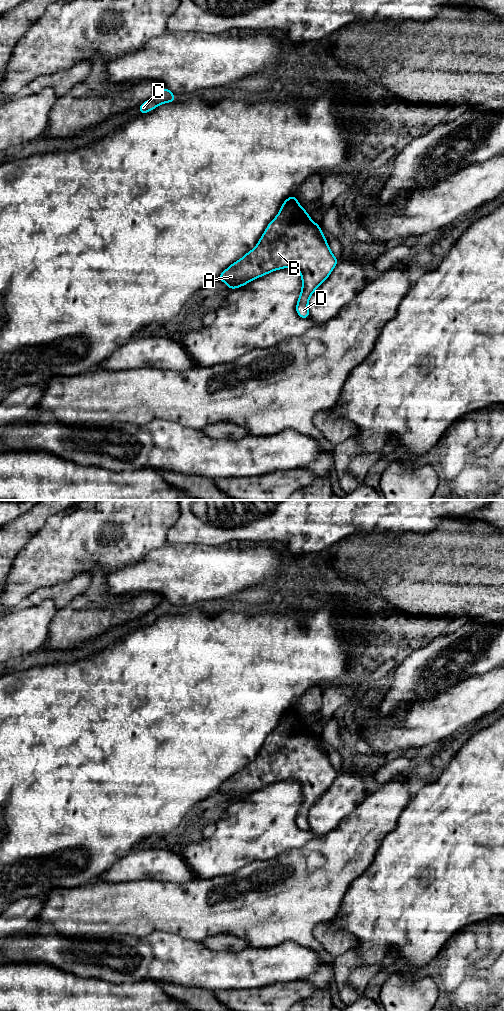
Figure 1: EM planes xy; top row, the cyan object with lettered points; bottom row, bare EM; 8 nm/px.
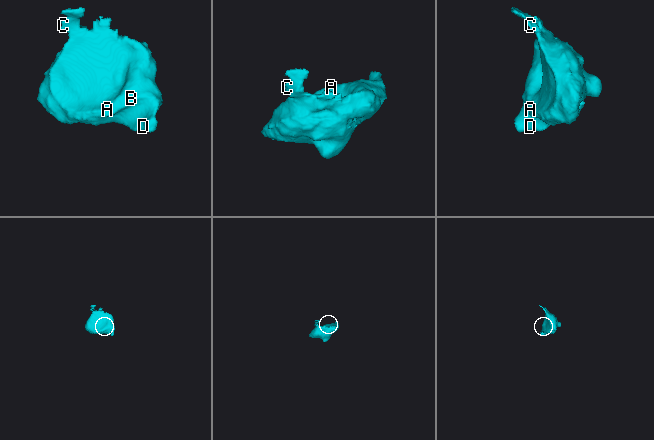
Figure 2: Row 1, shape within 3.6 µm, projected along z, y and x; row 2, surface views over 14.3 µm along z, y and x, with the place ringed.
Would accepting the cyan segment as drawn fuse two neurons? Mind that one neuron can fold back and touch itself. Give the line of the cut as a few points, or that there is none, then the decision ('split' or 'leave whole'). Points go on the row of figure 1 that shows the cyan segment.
no cut; leave whole

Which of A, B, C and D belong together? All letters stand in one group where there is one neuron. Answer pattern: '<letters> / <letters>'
A B C D

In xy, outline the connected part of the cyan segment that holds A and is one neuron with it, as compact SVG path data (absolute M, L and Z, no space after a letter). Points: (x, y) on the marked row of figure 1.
M295 195L287 198L278 215L268 224L256 247L223 271L217 280L228 285L229 290L242 287L250 281L274 270L291 267L297 269L302 277L302 290L296 304L297 315L309 318L308 300L312 293L328 278L339 260L332 254L320 224L310 219L300 206Z

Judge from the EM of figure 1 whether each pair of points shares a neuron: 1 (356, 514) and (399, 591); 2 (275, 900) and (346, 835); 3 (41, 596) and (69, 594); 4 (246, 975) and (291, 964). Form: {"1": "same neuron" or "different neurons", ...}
{"1": "different neurons", "2": "same neuron", "3": "same neuron", "4": "same neuron"}

